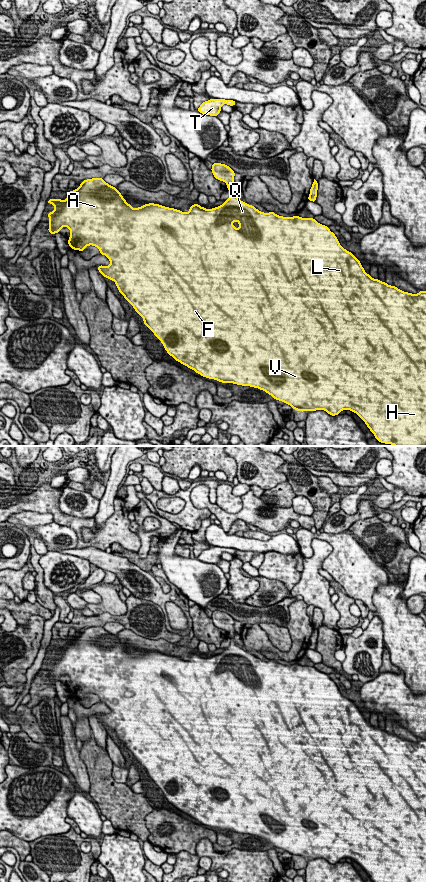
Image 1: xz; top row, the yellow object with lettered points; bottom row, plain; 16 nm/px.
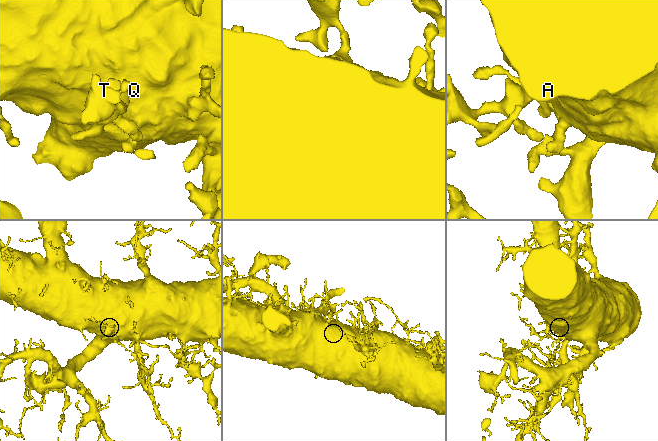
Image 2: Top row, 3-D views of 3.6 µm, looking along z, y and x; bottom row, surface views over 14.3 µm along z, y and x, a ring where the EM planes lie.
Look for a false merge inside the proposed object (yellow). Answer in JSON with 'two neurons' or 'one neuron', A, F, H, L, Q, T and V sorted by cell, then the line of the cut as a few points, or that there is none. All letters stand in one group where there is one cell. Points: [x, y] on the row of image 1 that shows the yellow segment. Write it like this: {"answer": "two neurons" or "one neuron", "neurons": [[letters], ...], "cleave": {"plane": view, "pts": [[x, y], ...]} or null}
{"answer": "one neuron", "neurons": [["A", "F", "H", "L", "Q", "T", "V"]], "cleave": null}

